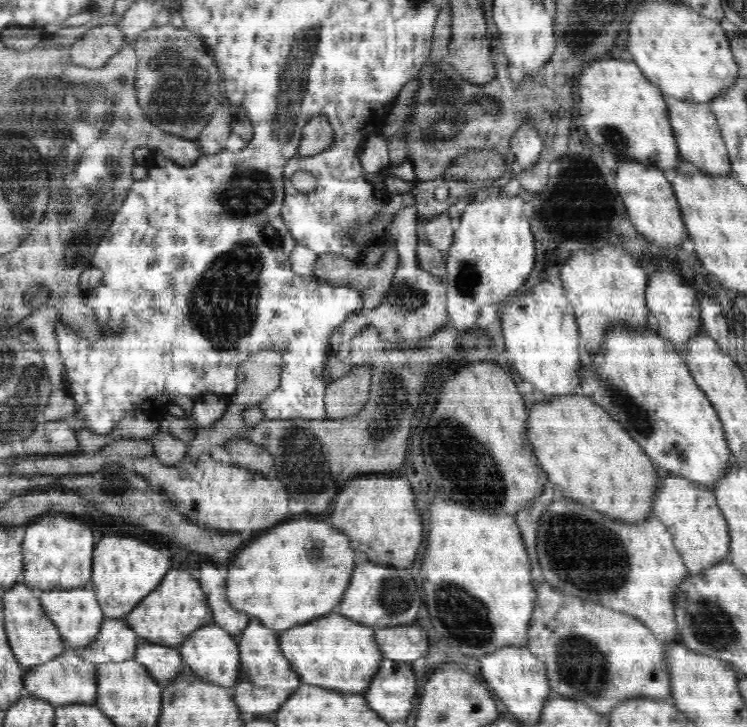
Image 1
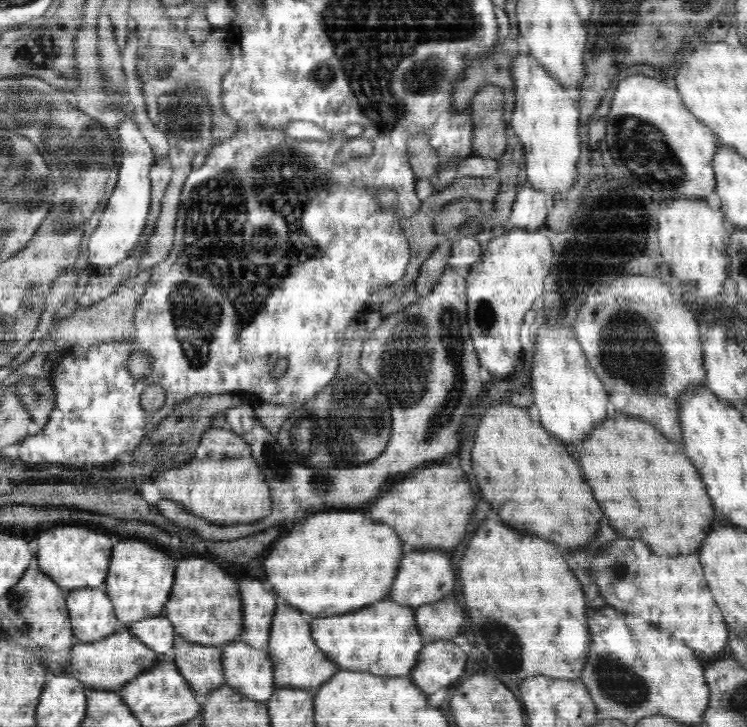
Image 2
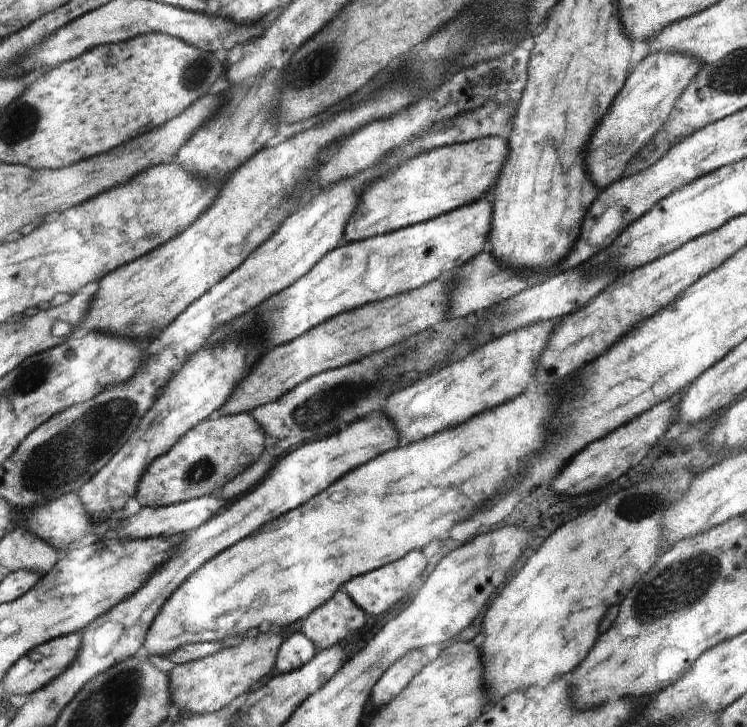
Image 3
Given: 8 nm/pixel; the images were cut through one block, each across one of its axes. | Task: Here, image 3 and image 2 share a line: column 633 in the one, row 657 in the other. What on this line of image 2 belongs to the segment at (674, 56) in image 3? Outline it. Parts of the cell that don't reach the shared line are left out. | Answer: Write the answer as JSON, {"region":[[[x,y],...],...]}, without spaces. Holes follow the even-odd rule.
{"region":[[[125,627],[119,629],[118,632],[108,635],[106,638],[100,639],[96,642],[79,643],[73,646],[70,652],[70,658],[68,658],[63,664],[62,672],[80,679],[82,685],[86,689],[96,689],[98,691],[111,690],[120,692],[122,687],[140,673],[144,673],[146,670],[152,669],[152,666],[156,666],[159,662],[160,654],[156,653],[156,650],[150,649],[146,643],[140,641],[140,638],[130,633]]]}

